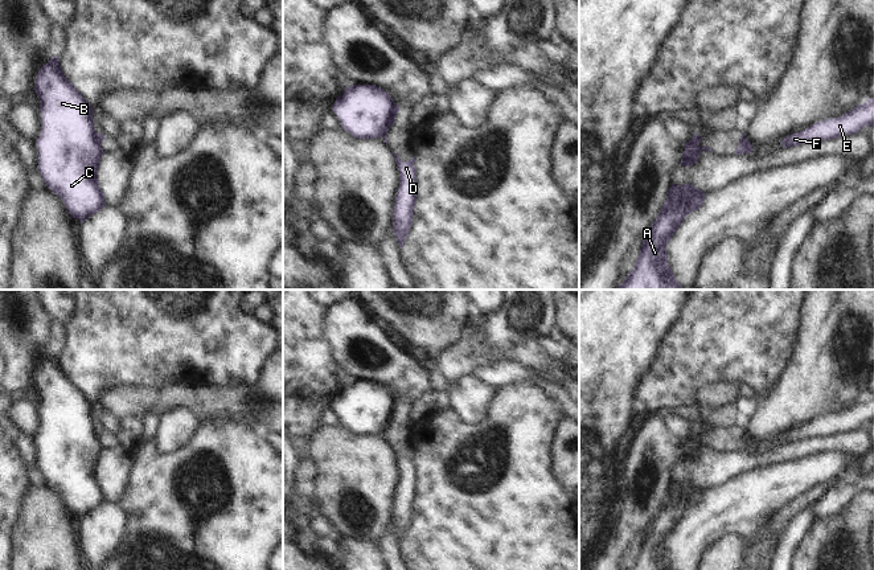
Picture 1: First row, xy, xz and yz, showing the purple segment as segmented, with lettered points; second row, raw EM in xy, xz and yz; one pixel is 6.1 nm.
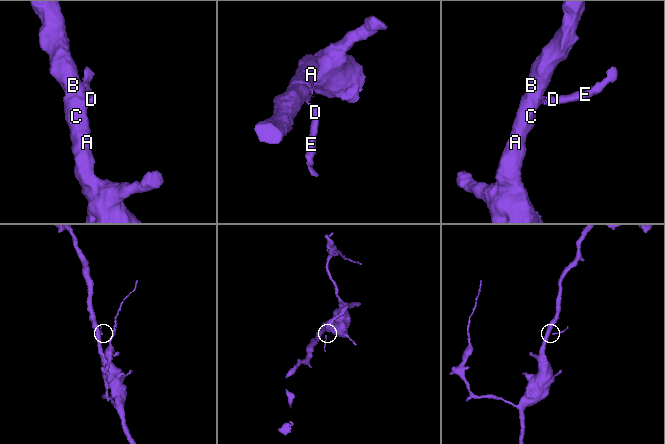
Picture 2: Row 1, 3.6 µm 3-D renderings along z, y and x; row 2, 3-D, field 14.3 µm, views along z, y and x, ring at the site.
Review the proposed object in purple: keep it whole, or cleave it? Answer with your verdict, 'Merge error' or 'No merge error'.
Merge error

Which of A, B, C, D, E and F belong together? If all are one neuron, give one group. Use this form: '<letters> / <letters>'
A B C / D E F

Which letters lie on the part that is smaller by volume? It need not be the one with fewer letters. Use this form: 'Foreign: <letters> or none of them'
Foreign: D, E, F

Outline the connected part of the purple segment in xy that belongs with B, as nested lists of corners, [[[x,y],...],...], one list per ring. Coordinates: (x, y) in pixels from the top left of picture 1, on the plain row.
[[[56,352],[40,365],[33,387],[40,395],[42,421],[36,436],[38,468],[45,481],[62,496],[71,513],[82,520],[106,501],[97,471],[104,448],[99,440],[99,430],[94,426],[94,405],[65,373]]]

